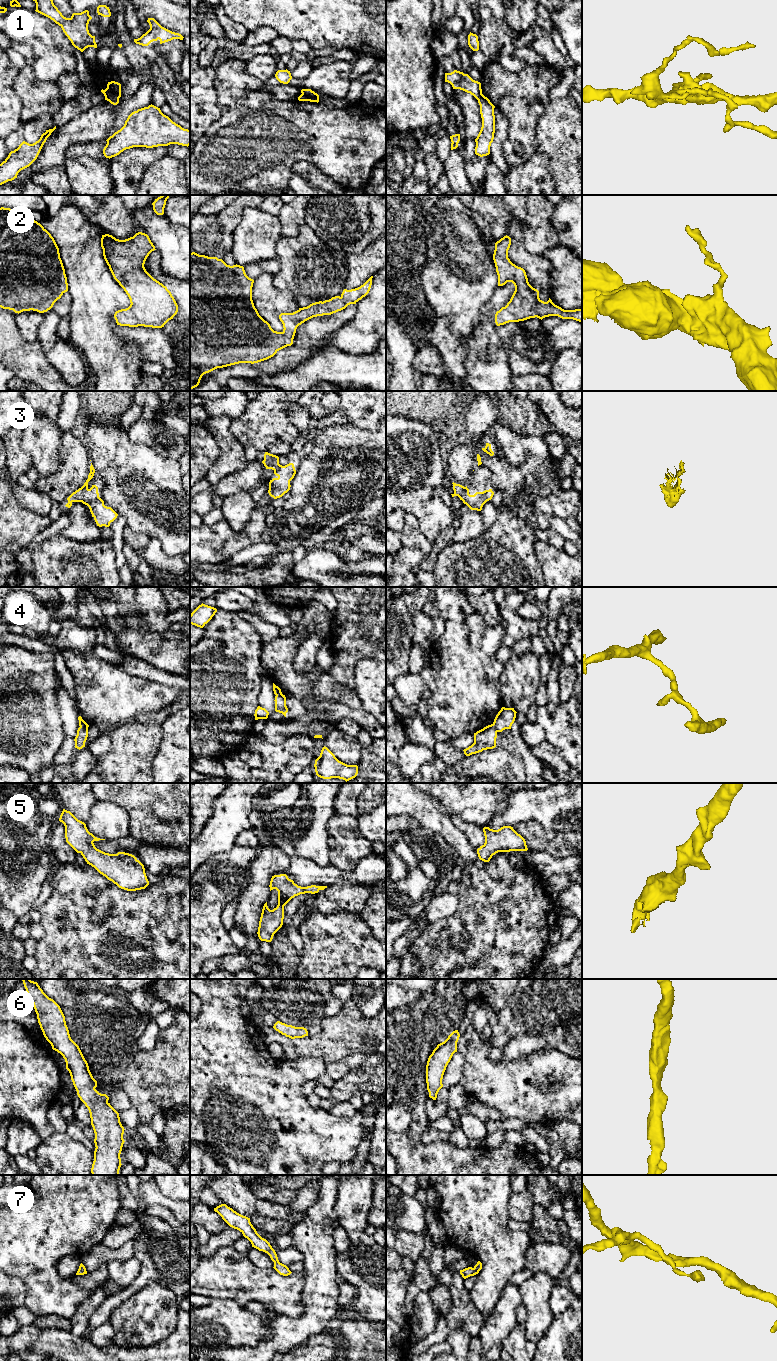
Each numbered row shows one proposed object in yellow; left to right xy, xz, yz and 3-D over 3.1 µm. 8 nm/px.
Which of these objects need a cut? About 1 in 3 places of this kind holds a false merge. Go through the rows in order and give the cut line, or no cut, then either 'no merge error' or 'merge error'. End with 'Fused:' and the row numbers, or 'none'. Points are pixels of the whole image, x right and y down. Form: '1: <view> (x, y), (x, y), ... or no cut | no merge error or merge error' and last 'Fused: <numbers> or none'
1: yz (483, 95), (477, 99) | merge error
2: no cut | no merge error
3: xy (87, 487), (83, 492), (81, 501) | merge error
4: xy (80, 725), (87, 728) | merge error
5: no cut | no merge error
6: no cut | no merge error
7: no cut | no merge error
Fused: 1, 3, 4

